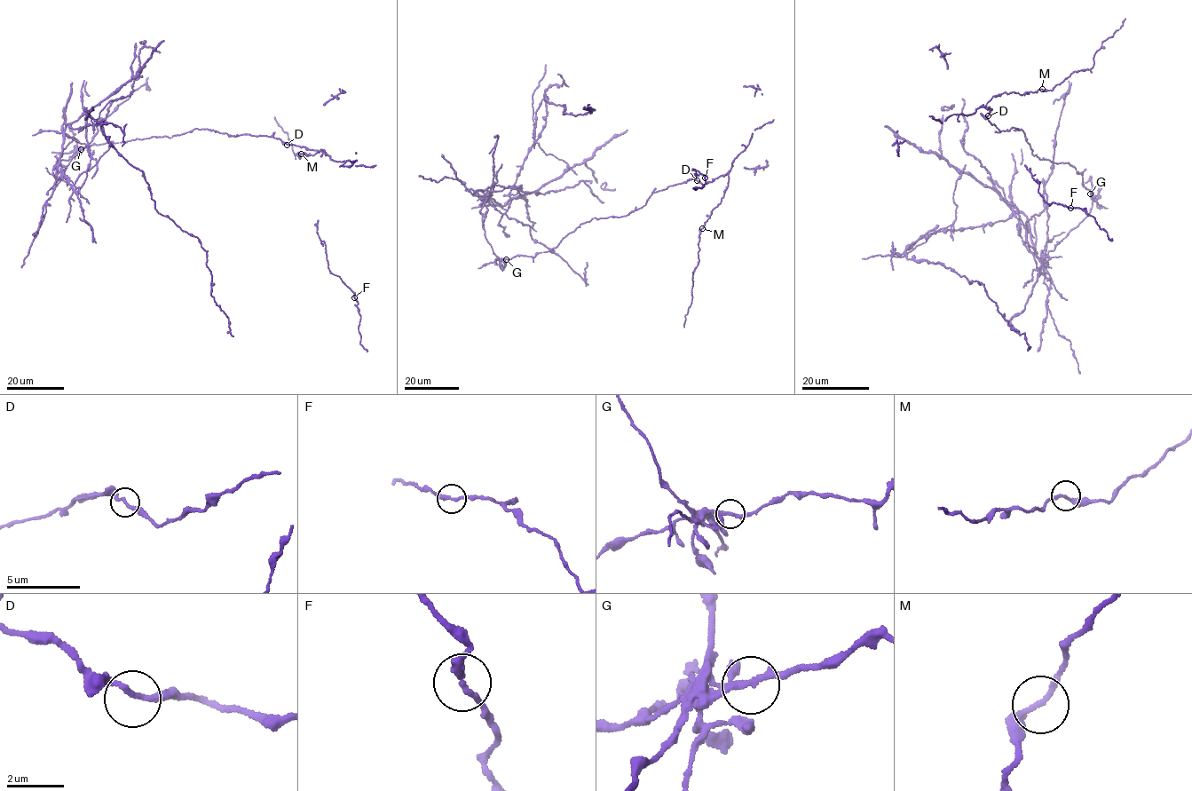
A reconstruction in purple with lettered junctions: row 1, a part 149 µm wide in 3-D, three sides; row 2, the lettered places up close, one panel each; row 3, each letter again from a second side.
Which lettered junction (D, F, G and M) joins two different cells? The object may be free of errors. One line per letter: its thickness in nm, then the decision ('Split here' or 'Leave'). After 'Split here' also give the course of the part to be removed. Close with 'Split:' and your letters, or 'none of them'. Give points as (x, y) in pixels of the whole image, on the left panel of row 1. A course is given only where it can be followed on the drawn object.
D: Thickness 200 nm. Leave
F: Thickness 240 nm. Leave
G: Thickness 220 nm. Split here. Course of the part to remove: (81, 149), (55, 172), (68, 123), (103, 121), (156, 210), (201, 241), (233, 336)
M: Thickness 240 nm. Leave
Split: G

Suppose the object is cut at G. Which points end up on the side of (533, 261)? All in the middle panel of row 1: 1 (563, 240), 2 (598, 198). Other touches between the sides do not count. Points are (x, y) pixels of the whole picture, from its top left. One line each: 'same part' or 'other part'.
1: same part
2: other part

